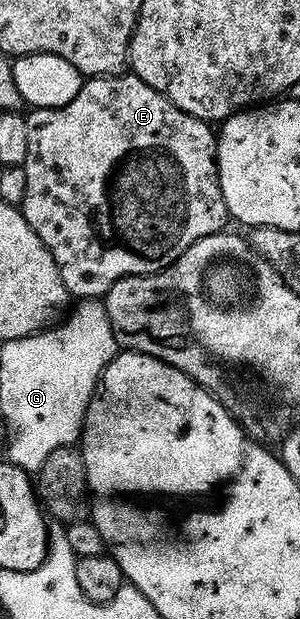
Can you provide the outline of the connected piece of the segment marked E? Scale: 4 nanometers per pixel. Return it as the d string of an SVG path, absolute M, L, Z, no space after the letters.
M122 72L103 74L100 78L86 77L75 100L55 108L33 108L28 113L25 118L27 156L24 165L27 188L19 209L27 224L31 224L35 236L39 236L39 240L43 240L43 244L51 252L59 268L59 276L74 299L97 300L109 291L115 280L132 274L155 274L158 270L166 270L180 254L191 248L191 244L195 244L195 240L203 240L203 236L219 234L226 229L227 211L217 179L217 143L210 123L202 122L201 119L183 112L175 104L171 104L171 100L155 92L155 88L139 80L136 74Z

